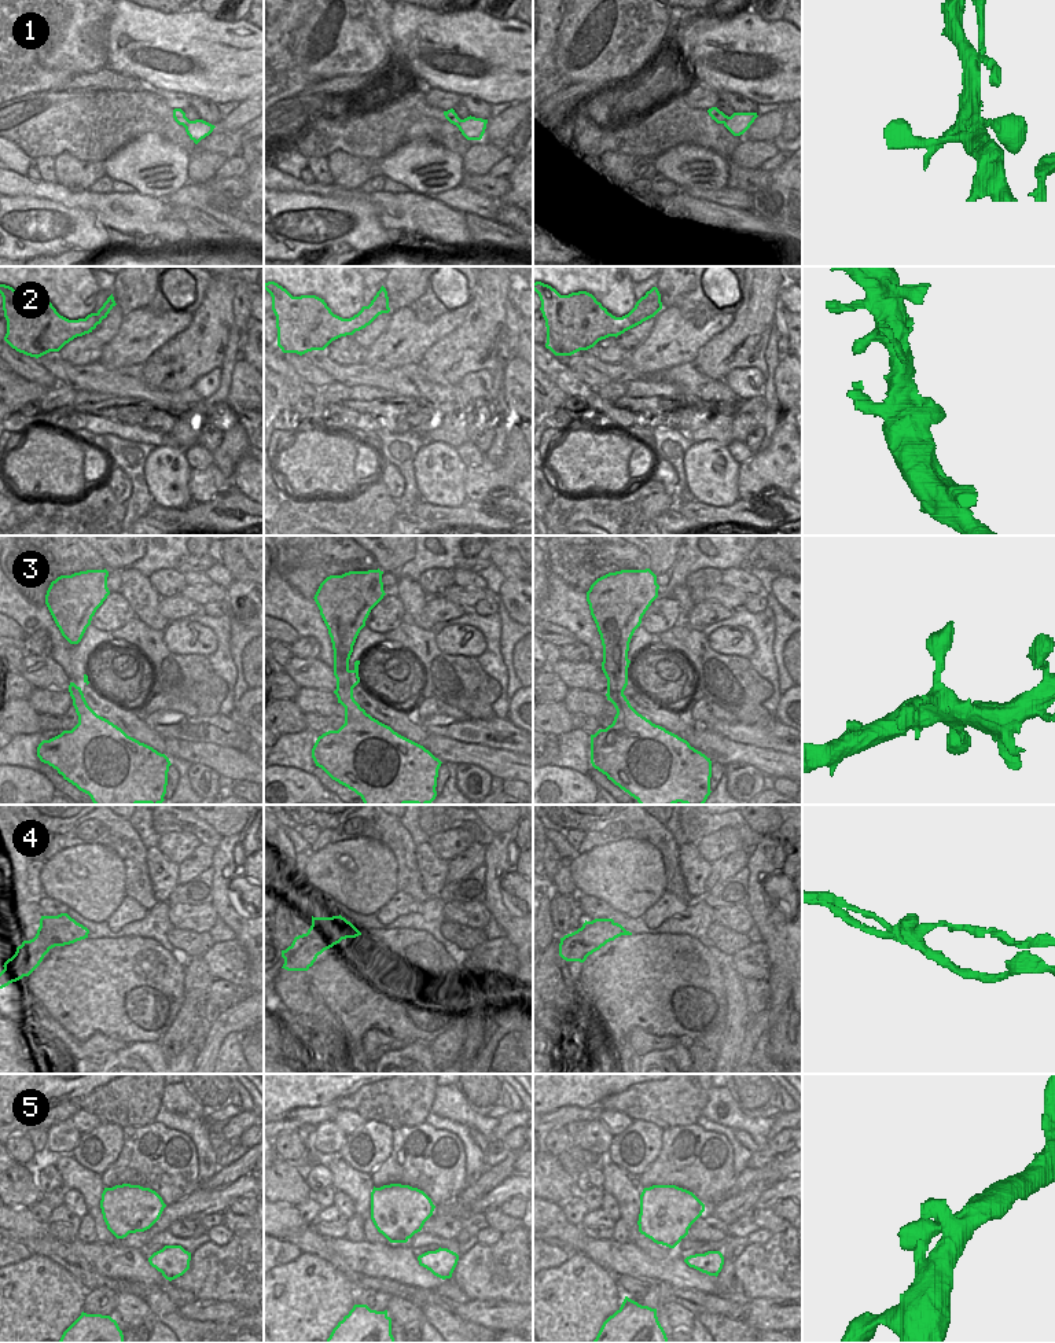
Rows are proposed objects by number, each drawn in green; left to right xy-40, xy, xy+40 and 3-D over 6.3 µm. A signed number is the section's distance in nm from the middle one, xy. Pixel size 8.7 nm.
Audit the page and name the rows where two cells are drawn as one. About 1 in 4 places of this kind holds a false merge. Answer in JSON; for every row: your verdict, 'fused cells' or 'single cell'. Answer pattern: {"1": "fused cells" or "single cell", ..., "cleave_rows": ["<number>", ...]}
{"1": "single cell", "2": "single cell", "3": "single cell", "4": "fused cells", "5": "single cell", "cleave_rows": ["4"]}

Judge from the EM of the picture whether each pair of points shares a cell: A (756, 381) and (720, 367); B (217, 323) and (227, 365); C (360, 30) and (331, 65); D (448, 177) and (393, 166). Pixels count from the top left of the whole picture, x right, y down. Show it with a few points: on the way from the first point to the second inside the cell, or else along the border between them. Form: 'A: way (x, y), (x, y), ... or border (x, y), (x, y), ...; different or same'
A: border (763, 374), (756, 368), (734, 368), (723, 379); different
B: border (235, 326), (230, 333), (224, 359), (219, 367); different
C: way (352, 39), (334, 56); same
D: way (434, 169), (407, 166); same

